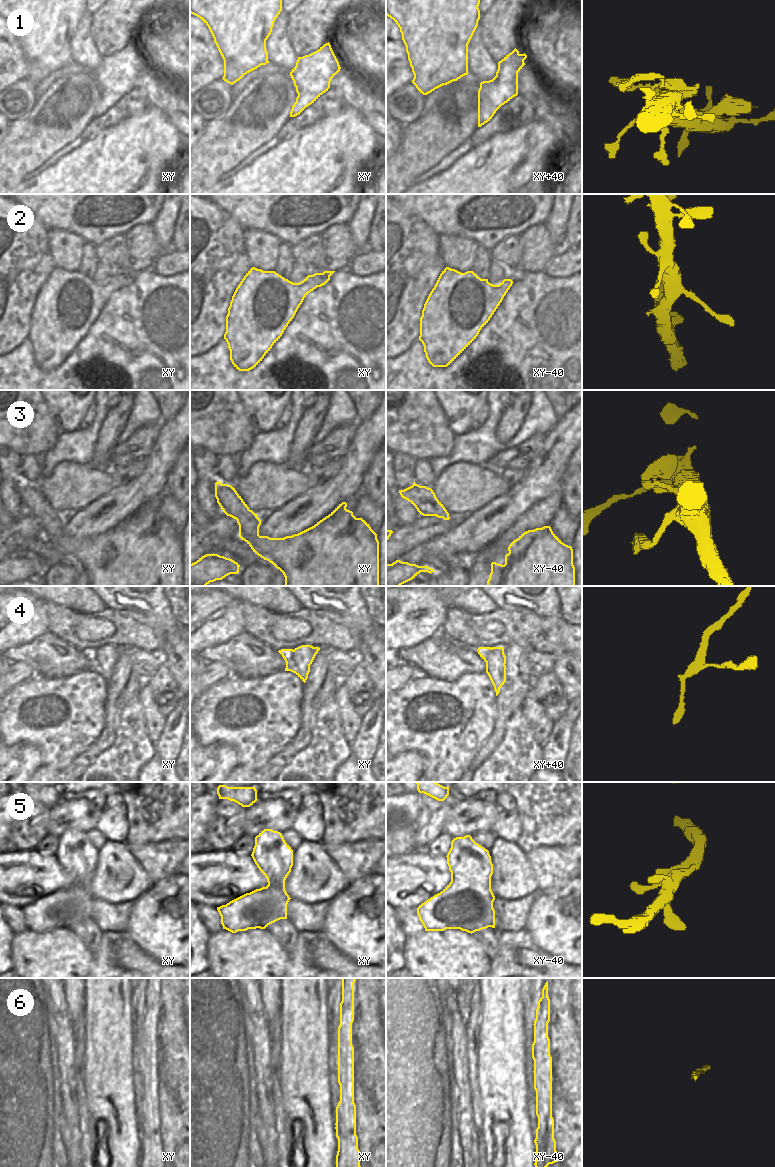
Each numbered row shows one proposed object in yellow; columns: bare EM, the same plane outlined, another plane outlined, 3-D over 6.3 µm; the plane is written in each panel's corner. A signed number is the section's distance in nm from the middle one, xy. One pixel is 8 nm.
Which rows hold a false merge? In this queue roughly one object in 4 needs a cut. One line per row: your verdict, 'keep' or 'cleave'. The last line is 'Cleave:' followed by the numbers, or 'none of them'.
1: cleave
2: keep
3: cleave
4: cleave
5: keep
6: keep
Cleave: 1, 3, 4

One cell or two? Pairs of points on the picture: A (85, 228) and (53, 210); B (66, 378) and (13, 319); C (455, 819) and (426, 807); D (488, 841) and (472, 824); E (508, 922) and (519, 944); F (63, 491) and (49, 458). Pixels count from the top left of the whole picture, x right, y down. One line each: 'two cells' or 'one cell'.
A: one cell
B: two cells
C: two cells
D: two cells
E: two cells
F: two cells

